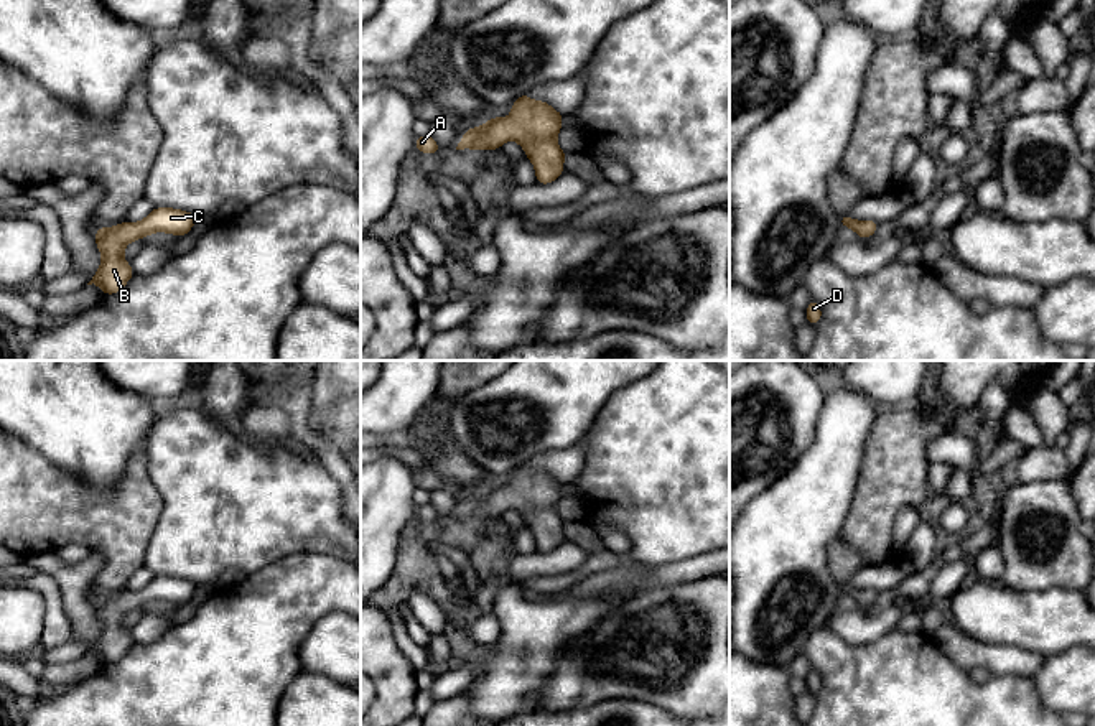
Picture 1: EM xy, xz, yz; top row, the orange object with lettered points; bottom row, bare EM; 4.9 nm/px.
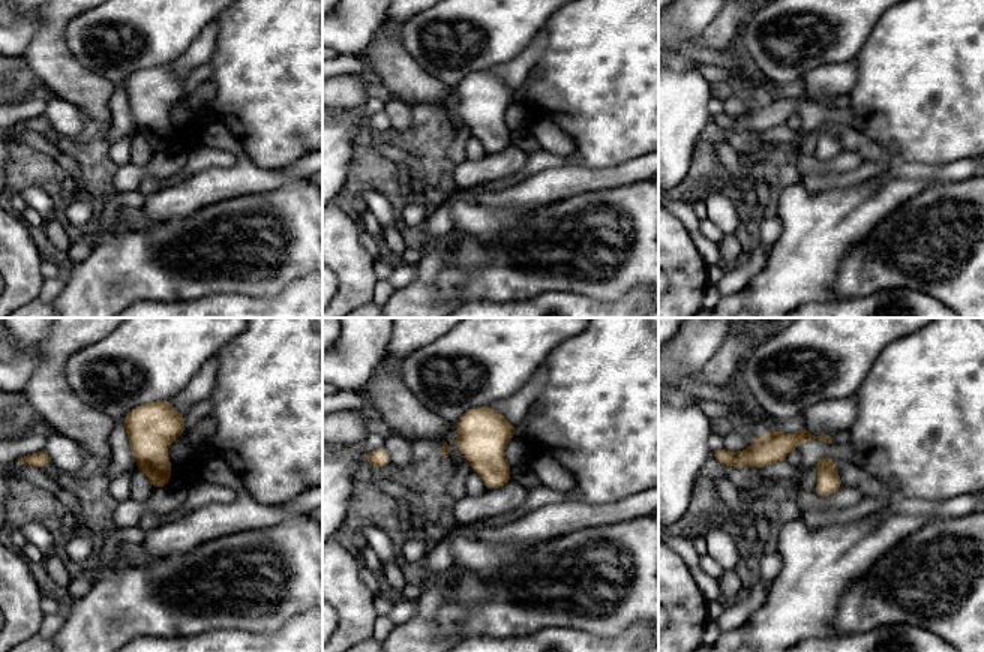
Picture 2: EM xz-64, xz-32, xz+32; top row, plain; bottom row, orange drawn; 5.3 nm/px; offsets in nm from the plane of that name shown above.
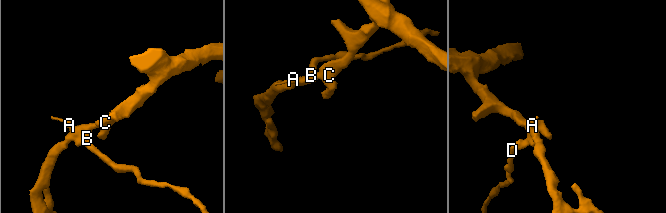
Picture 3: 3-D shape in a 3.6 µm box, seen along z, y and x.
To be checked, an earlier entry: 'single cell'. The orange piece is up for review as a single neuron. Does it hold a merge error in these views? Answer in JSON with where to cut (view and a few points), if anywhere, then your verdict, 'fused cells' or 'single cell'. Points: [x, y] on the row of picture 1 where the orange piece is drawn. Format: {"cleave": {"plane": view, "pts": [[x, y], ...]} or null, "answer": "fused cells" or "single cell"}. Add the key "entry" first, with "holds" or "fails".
{"entry": "holds", "cleave": null, "answer": "single cell"}

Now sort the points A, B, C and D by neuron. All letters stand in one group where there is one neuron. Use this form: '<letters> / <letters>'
A B C D

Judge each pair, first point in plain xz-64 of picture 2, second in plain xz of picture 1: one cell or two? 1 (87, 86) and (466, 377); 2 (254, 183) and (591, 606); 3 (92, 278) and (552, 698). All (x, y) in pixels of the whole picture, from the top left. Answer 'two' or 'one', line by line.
1: one
2: two
3: one

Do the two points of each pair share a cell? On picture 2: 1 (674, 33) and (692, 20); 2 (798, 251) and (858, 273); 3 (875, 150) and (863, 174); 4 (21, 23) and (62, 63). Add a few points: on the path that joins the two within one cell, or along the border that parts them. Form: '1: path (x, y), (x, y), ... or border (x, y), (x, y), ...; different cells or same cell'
1: path (678, 29), (687, 20); same cell
2: border (863, 239), (840, 263), (833, 288), (834, 299); different cells
3: border (894, 158), (864, 164); different cells
4: border (36, 15), (30, 41), (18, 56); different cells

